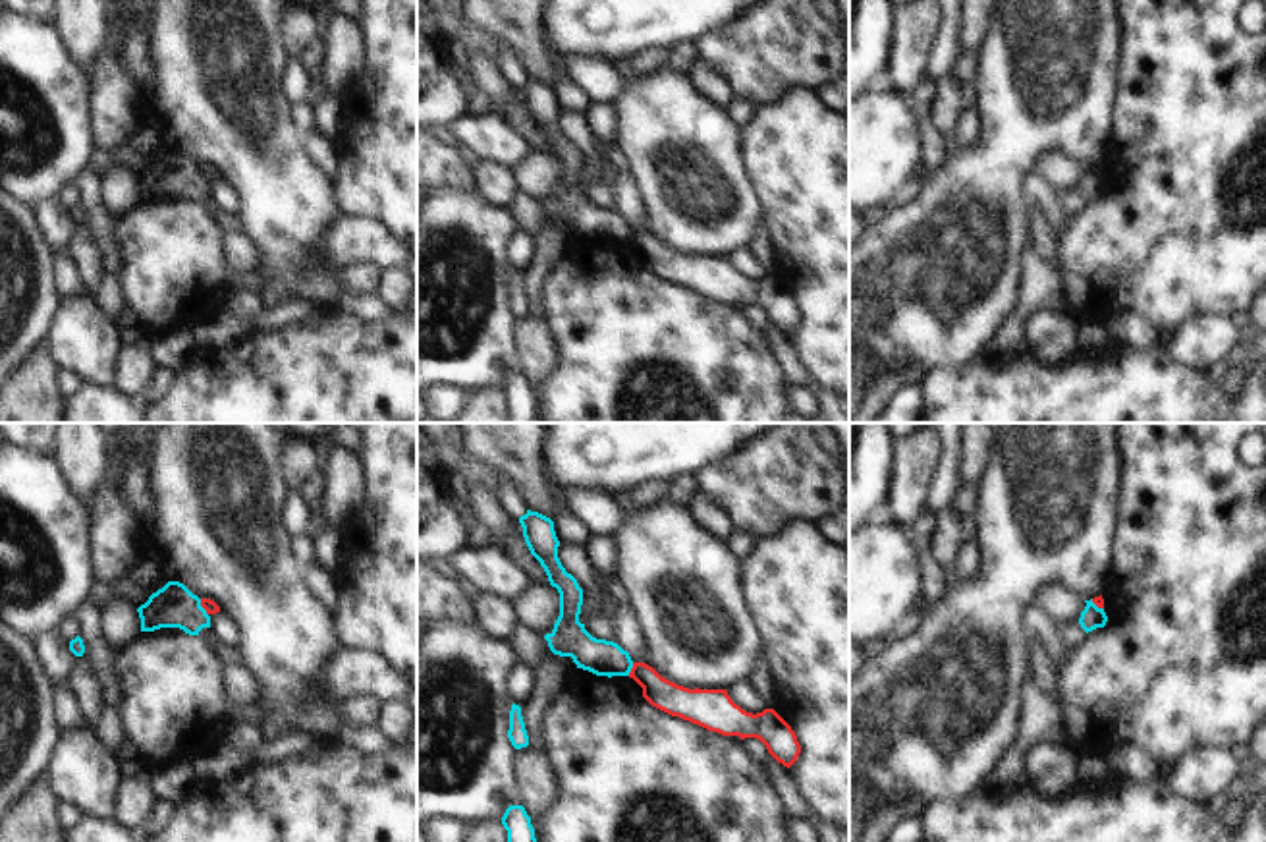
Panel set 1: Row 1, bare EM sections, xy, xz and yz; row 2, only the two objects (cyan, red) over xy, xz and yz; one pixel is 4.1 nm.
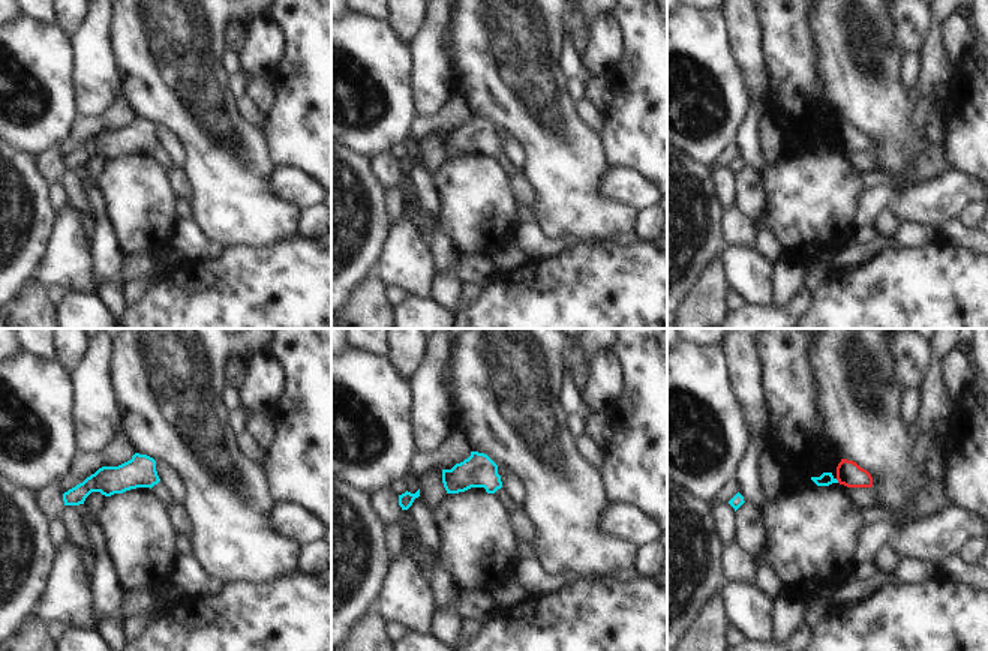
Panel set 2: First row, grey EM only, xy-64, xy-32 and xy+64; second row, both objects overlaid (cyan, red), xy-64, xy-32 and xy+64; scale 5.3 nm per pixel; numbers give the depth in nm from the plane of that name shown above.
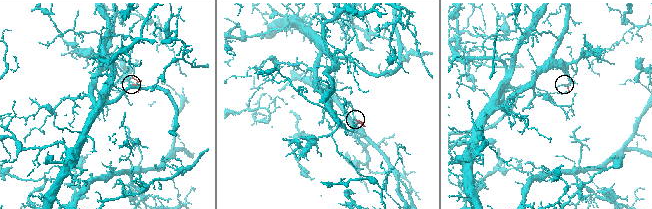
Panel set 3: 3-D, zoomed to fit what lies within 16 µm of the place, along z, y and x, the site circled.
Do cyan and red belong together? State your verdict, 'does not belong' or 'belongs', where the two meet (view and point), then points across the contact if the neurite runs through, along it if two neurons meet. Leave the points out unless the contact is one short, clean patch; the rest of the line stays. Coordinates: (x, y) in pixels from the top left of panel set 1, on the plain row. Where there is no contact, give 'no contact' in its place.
does not belong; meets cyan in xz at (632, 234); border along xz (633, 230), (628, 242)

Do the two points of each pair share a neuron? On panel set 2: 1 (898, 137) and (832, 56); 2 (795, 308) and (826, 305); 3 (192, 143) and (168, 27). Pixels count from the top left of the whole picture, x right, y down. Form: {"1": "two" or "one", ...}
{"1": "one", "2": "two", "3": "one"}

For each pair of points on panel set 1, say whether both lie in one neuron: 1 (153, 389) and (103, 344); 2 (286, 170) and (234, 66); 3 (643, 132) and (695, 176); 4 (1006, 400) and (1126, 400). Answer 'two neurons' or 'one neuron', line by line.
1: two neurons
2: one neuron
3: one neuron
4: one neuron

